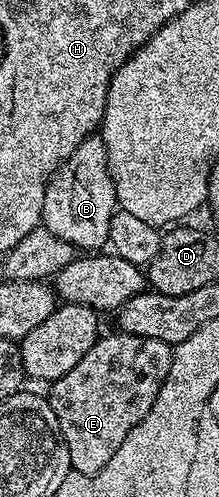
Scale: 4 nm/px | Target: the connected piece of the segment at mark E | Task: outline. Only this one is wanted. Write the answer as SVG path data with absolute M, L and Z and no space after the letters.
M117 330L111 332L111 336L99 335L92 350L88 350L88 354L84 354L84 358L80 358L80 362L64 374L64 378L49 385L48 399L56 414L56 422L60 422L60 434L68 446L71 469L85 476L95 476L100 470L110 467L112 454L116 454L120 446L126 443L132 426L140 423L144 414L152 410L152 402L156 402L156 394L160 394L164 378L168 378L174 357L173 347L156 338Z

